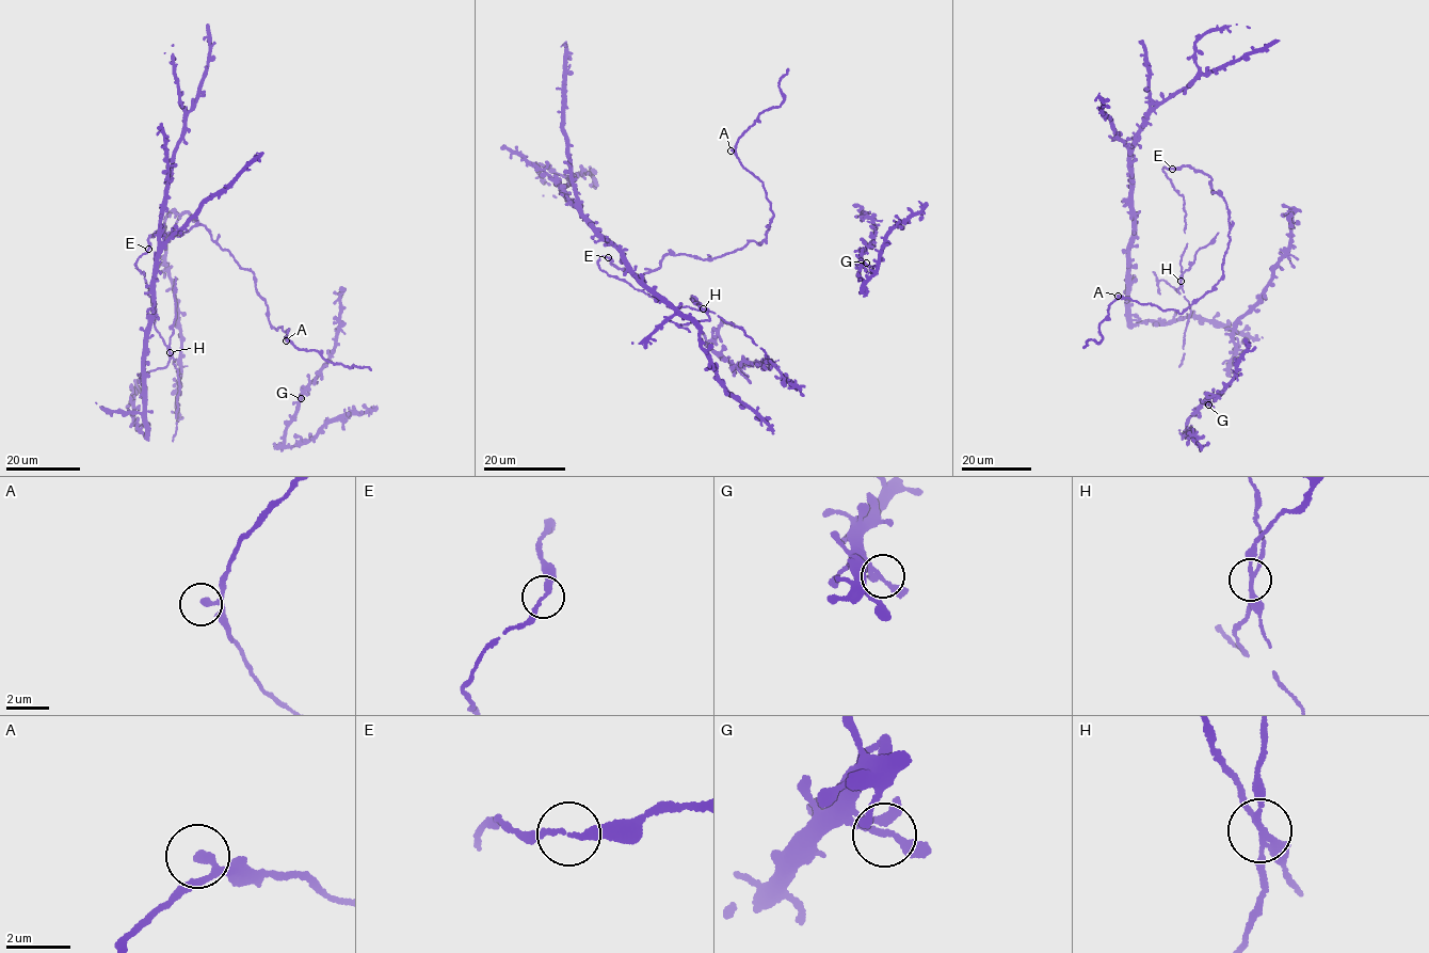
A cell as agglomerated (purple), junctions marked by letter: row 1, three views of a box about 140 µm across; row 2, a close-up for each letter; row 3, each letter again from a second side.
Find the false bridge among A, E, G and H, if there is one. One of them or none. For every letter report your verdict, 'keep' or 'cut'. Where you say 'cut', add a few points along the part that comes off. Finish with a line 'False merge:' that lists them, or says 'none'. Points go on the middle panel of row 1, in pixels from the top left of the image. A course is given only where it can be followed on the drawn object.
A: keep
E: keep
G: keep
H: cut; course (703, 308), (692, 295), (693, 301), (689, 299)
False merge: H

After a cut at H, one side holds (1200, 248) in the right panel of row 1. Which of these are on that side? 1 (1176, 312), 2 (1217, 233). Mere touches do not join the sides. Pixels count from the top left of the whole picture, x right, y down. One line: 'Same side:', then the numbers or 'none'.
Same side: 2

